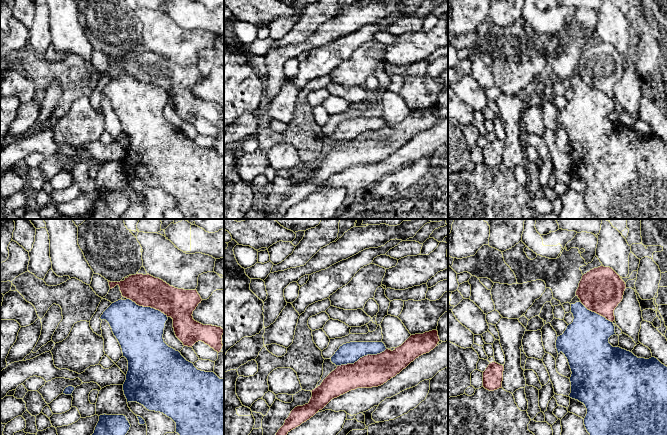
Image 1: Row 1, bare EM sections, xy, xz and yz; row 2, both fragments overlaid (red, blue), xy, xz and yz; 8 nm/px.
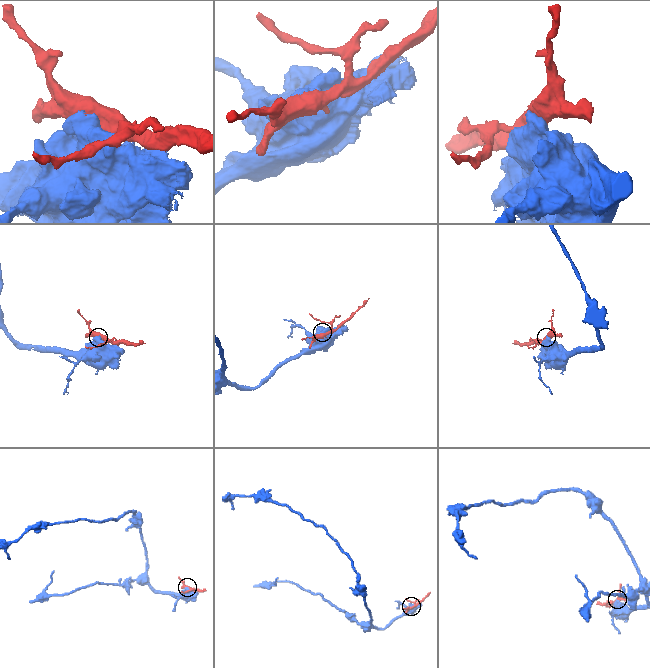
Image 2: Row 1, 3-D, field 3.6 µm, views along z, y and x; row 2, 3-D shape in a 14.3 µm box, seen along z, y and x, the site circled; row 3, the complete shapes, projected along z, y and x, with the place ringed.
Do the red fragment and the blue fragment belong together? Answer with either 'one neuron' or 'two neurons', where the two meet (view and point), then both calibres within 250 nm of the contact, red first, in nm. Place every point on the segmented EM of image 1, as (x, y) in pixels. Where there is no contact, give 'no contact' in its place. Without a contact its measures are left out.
two neurons | xz (362, 357) | 260/170 nm

